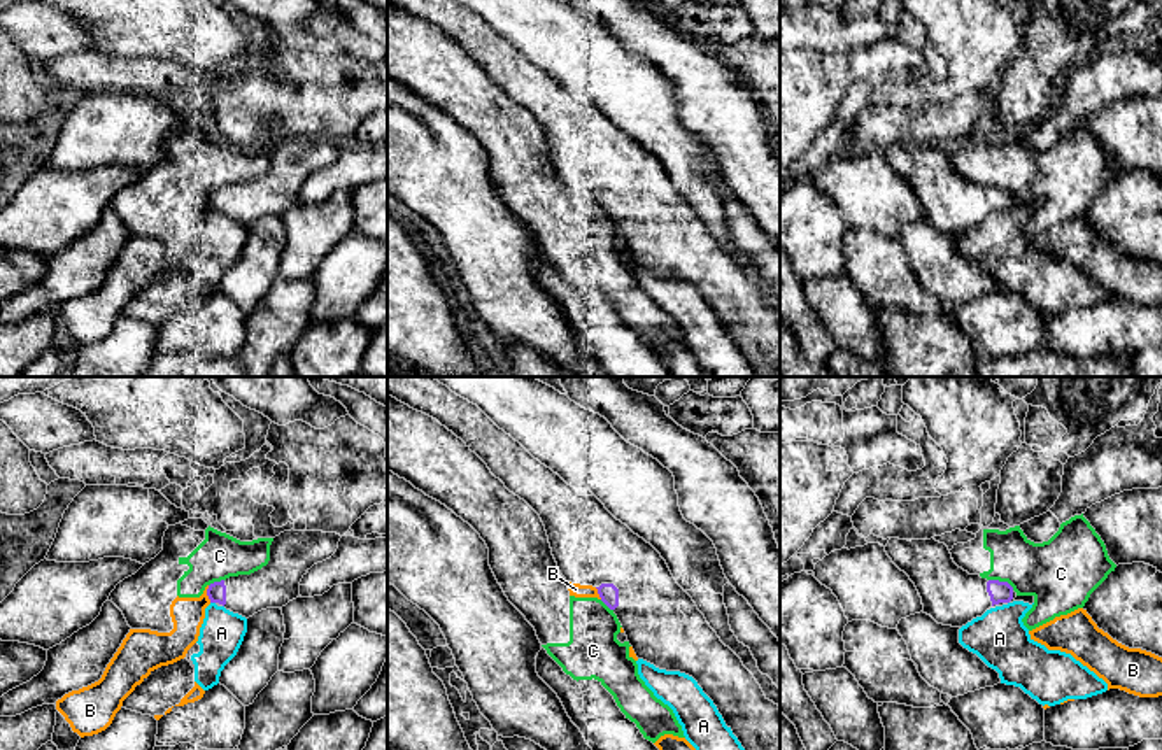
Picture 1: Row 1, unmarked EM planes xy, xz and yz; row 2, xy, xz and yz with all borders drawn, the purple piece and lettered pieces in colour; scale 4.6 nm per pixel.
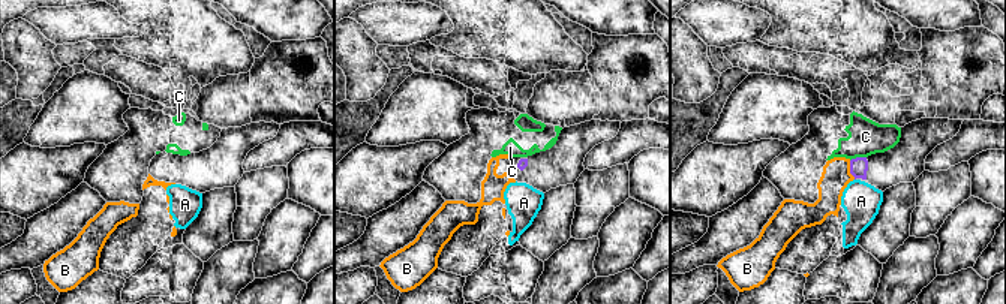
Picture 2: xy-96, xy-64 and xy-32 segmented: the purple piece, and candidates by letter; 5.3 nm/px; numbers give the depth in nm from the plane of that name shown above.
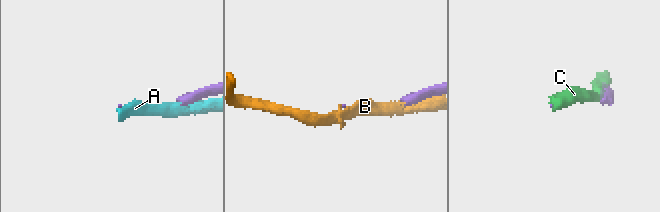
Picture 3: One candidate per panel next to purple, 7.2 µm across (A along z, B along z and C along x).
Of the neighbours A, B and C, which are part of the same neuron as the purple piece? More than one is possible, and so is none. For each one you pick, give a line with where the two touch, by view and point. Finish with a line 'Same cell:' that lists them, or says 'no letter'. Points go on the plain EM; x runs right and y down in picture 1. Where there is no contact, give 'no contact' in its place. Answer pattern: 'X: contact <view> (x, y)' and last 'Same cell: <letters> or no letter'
Same cell: no letter

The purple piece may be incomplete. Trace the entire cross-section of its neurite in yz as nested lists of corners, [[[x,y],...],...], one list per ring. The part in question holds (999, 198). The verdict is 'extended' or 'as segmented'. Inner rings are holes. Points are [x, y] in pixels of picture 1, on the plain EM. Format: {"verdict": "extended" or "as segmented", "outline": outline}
{"verdict": "extended", "outline": [[[890,145],[885,154],[892,170],[915,191],[924,221],[938,231],[962,235],[1017,200],[1008,189],[987,188],[959,175],[945,151]]]}

